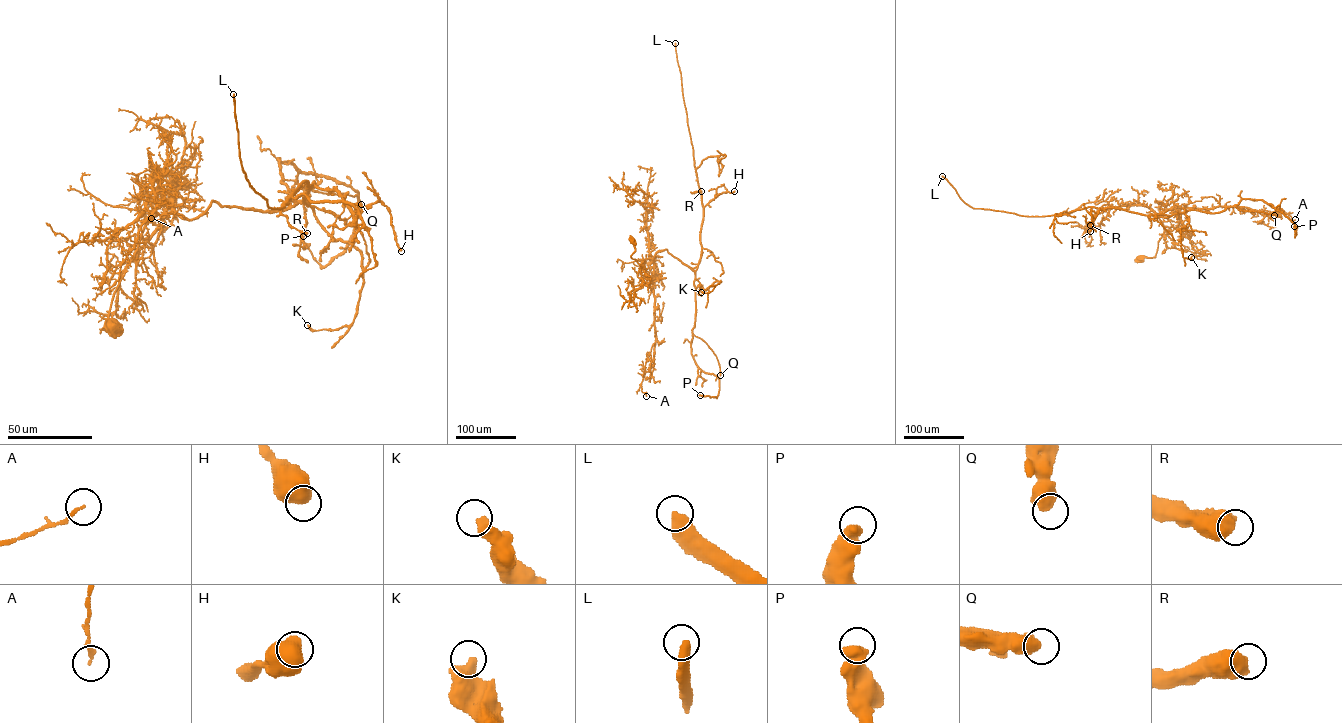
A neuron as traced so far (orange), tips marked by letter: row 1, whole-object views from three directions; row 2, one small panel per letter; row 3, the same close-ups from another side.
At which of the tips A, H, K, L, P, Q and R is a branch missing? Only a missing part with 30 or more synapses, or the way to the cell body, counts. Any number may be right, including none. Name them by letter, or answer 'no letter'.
L

